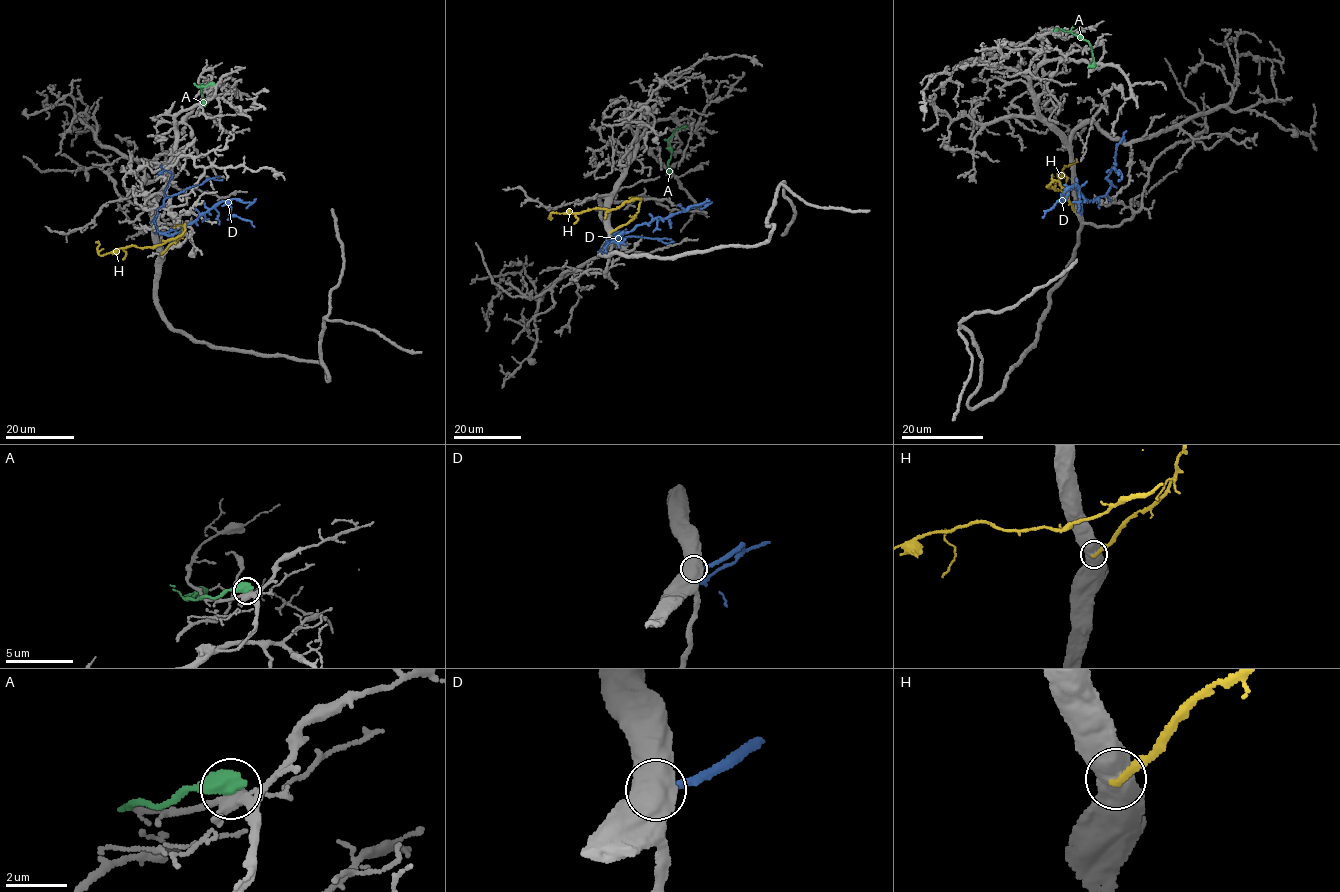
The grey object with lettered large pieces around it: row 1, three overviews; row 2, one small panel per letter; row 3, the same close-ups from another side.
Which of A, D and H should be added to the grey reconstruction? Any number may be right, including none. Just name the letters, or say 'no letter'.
H

